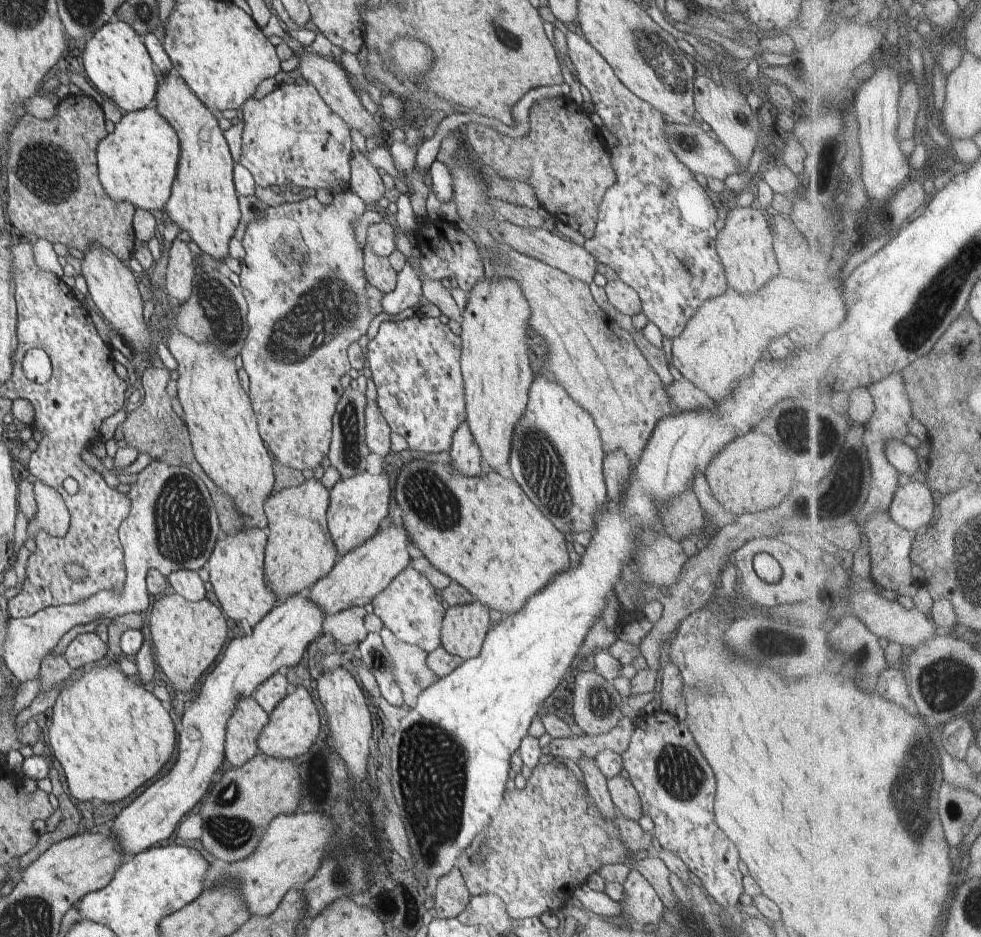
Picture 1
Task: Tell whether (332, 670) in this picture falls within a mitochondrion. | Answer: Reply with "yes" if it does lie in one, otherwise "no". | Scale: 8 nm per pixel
no

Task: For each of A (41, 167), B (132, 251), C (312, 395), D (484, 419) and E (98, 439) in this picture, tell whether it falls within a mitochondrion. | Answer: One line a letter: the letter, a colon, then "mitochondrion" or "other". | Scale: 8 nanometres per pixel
A: mitochondrion
B: other
C: other
D: other
E: other

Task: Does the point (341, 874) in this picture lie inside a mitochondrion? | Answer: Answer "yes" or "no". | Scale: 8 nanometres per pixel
yes

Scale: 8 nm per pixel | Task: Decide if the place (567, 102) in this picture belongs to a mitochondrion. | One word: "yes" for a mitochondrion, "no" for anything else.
no

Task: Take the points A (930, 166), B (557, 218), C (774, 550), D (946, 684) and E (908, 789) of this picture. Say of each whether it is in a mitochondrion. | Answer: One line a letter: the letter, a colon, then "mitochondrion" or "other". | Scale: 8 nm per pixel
A: other
B: other
C: other
D: mitochondrion
E: mitochondrion

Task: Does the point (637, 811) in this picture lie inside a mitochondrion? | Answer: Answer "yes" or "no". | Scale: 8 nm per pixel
no

